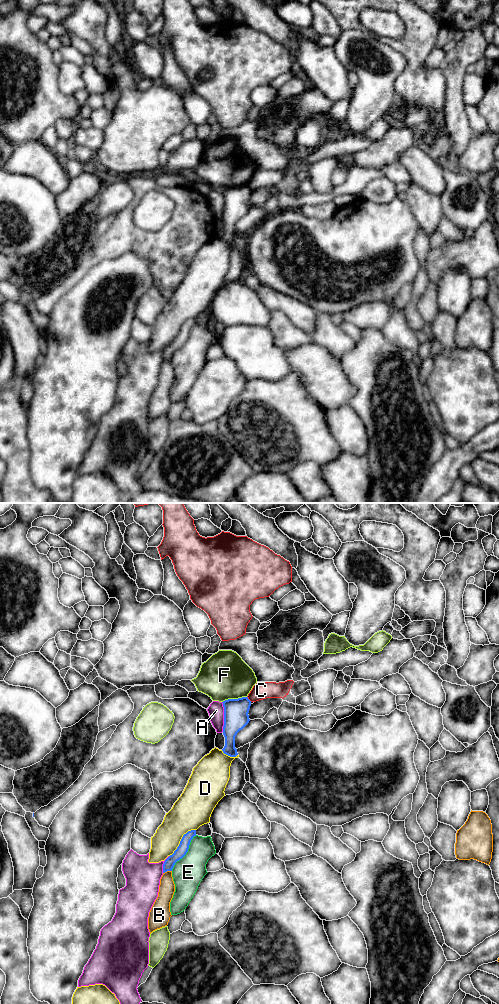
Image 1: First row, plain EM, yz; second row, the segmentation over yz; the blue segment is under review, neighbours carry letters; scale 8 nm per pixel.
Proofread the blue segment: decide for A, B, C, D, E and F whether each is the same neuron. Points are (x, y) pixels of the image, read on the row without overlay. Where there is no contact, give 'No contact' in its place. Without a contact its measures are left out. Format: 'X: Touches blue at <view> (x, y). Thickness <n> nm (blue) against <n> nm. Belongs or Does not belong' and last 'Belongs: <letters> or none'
A: Touches blue at yz (224, 205). Thickness 200 nm (blue) against 130 nm. Does not belong
B: Touches blue at yz (167, 358). Thickness 90 nm (blue) against 130 nm. Does not belong
C: Touches blue at yz (248, 187). Thickness 200 nm (blue) against 140 nm. Does not belong
D: Touches blue at yz (181, 328). Thickness 90 nm (blue) against 280 nm. Does not belong
E: Touches blue at yz (186, 340). Thickness 90 nm (blue) against 240 nm. Does not belong
F: Touches blue at yz (234, 187). Thickness 200 nm (blue) against 380 nm. Does not belong
Belongs: none

